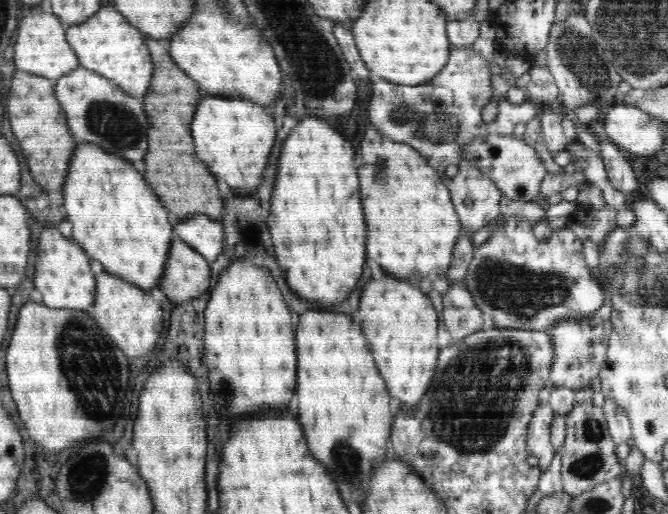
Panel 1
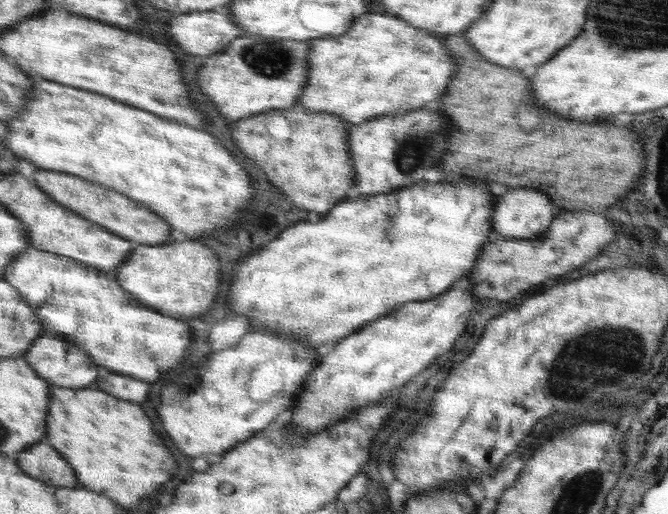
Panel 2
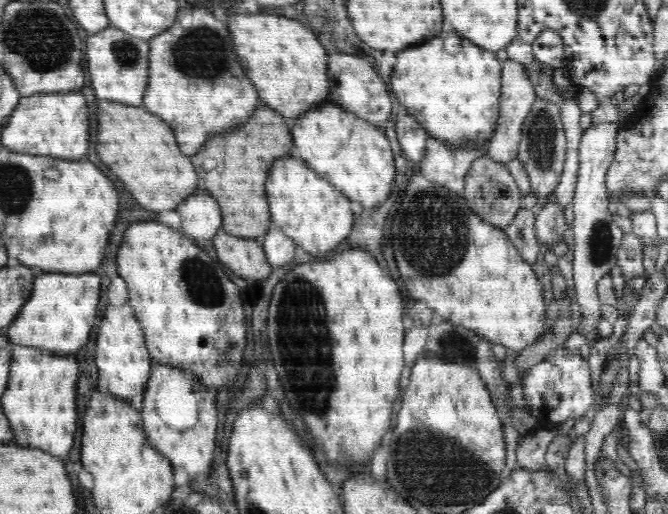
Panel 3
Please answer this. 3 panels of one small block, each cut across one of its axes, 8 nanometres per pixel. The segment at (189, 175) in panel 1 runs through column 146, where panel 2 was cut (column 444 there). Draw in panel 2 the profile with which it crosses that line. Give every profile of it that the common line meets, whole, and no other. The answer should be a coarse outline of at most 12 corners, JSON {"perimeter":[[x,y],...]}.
{"perimeter":[[464,32],[432,103],[440,182],[603,212],[646,172],[630,126],[558,118]]}

